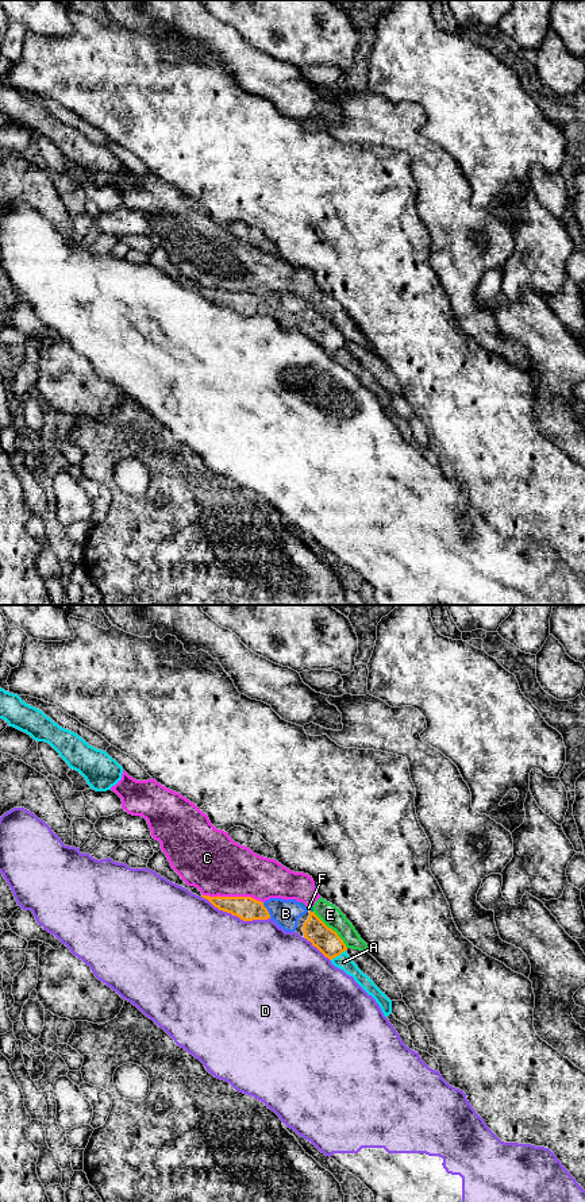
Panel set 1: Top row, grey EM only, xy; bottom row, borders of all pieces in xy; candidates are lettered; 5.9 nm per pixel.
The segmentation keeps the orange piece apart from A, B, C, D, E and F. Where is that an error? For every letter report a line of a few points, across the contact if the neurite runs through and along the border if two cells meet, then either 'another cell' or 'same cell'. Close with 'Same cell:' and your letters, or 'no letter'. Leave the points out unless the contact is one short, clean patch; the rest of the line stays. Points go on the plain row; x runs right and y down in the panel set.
A: line xy (346, 345), (331, 355); another cell
B: line xy (246, 303), (266, 305), (285, 308); same cell
C: another cell
D: another cell
E: line xy (314, 305), (347, 342); another cell
F: line xy (310, 304), (312, 307); another cell
Same cell: B

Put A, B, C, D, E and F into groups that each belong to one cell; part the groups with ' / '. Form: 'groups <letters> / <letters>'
groups A / B / C E F / D

